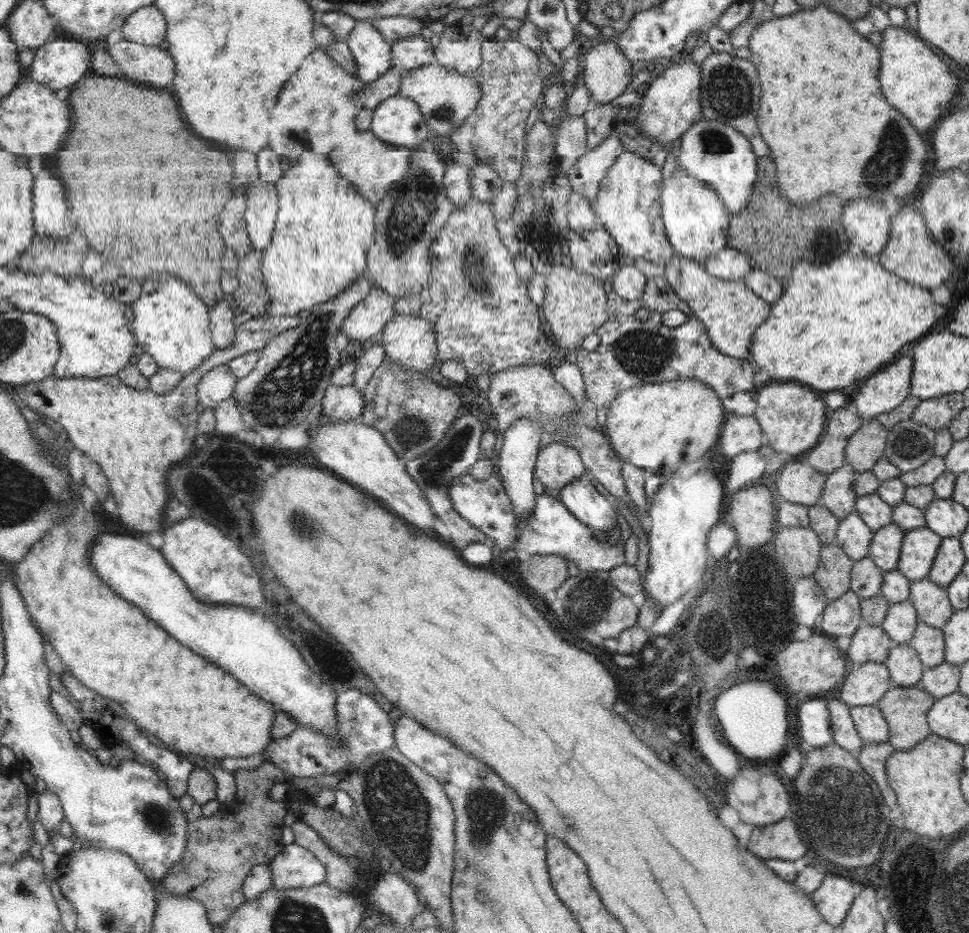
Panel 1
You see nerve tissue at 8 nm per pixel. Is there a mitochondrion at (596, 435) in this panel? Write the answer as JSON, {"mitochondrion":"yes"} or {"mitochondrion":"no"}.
{"mitochondrion":"no"}

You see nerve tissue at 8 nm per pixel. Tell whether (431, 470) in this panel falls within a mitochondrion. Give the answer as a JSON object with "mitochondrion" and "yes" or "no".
{"mitochondrion":"yes"}

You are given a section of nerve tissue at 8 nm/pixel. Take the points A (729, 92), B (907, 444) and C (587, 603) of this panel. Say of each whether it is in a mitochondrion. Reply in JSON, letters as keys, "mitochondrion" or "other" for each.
{"A":"mitochondrion","B":"mitochondrion","C":"mitochondrion"}

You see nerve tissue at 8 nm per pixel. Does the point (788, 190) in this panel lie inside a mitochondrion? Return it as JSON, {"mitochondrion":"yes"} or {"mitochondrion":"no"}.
{"mitochondrion":"no"}

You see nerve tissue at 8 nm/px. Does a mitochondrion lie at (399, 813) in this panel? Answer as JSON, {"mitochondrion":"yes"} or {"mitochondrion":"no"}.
{"mitochondrion":"yes"}

